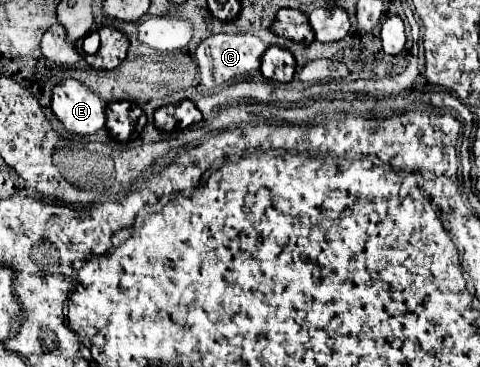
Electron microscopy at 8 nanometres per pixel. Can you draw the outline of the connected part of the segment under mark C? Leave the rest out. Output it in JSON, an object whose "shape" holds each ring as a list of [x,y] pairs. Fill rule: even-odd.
{"shape":[[[214,34],[202,40],[196,48],[198,68],[202,76],[202,84],[210,90],[232,84],[240,78],[248,78],[252,72],[260,70],[260,58],[268,46],[254,34]]]}

